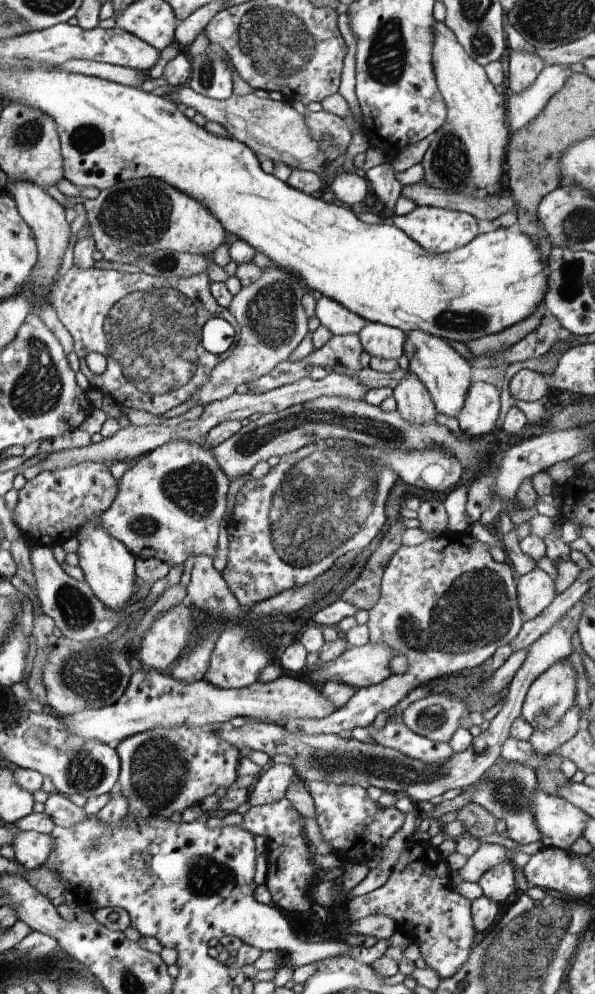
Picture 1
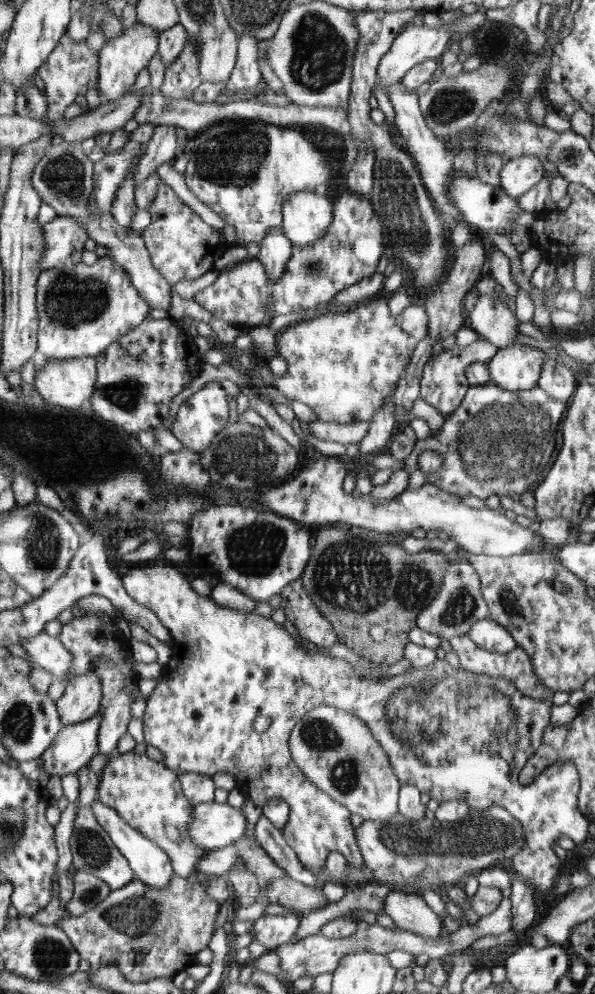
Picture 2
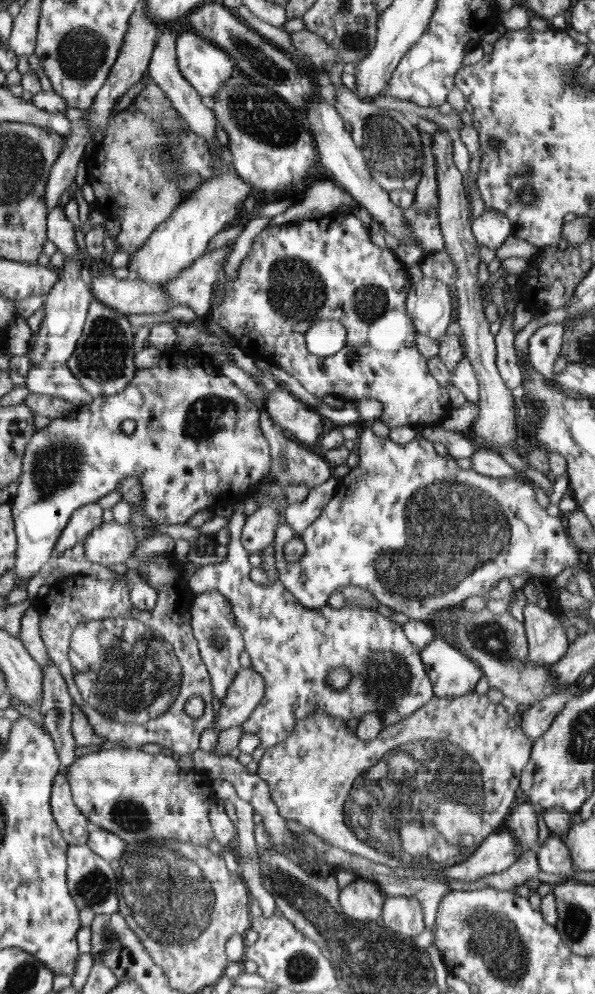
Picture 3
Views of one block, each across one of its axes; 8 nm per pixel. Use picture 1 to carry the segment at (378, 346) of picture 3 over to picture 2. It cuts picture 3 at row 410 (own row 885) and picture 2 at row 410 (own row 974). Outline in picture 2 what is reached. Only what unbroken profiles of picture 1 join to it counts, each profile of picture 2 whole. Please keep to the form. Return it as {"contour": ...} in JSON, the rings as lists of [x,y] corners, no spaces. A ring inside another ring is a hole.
{"contour":[[[478,338],[476,342],[460,348],[454,345],[452,348],[444,349],[440,354],[431,354],[430,358],[423,367],[423,373],[420,385],[419,398],[424,399],[445,416],[451,415],[458,408],[458,405],[464,400],[470,388],[469,379],[465,372],[474,363],[488,363],[497,355],[498,350],[484,338]]]}

